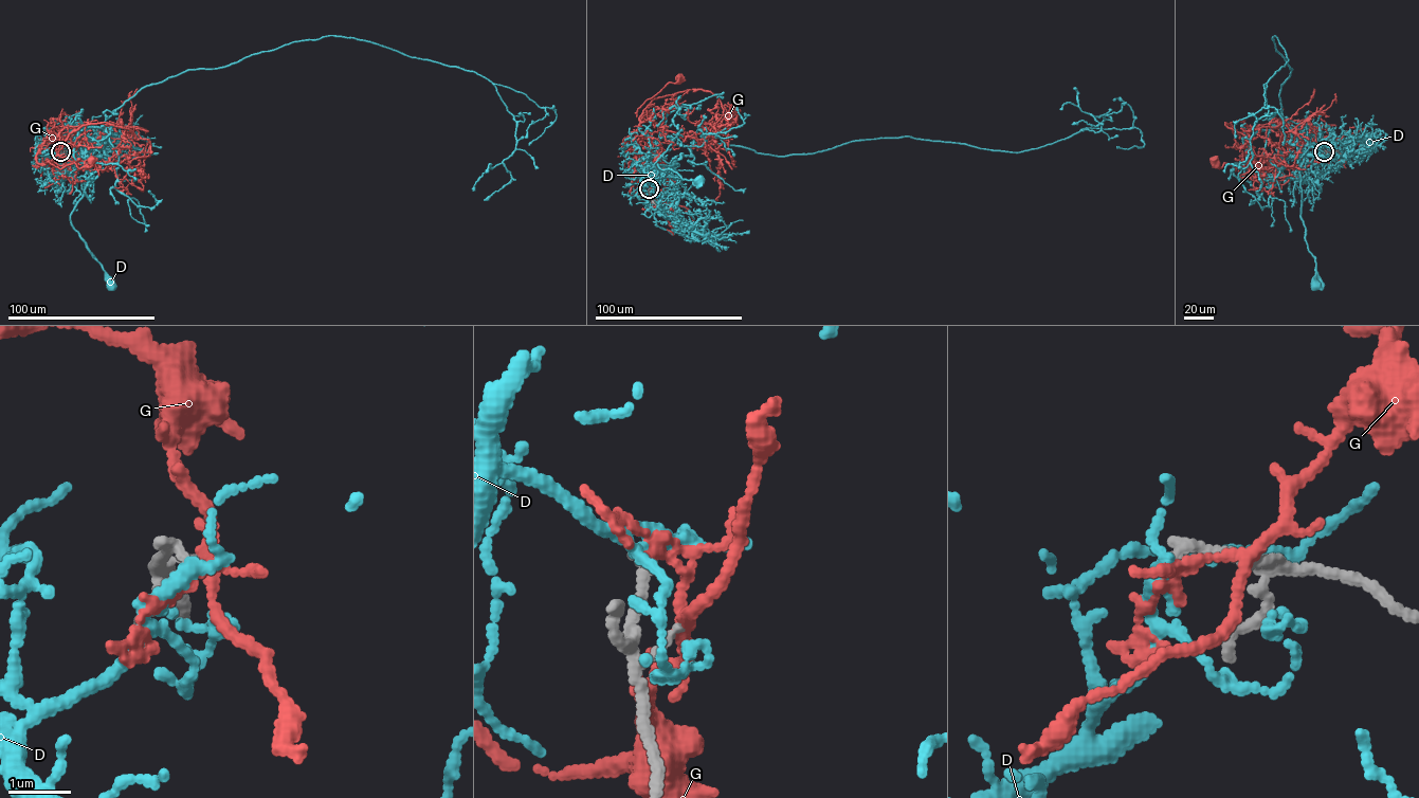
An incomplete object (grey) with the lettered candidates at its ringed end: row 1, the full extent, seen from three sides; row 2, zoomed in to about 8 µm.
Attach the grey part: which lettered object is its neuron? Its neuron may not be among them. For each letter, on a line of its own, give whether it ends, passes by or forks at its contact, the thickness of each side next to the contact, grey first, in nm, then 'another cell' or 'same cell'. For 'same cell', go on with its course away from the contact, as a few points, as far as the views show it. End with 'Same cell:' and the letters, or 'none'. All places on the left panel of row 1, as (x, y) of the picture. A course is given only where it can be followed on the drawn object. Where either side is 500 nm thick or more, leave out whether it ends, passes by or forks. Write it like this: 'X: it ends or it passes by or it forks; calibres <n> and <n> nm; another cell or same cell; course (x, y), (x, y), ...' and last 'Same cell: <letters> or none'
D: it passes by; calibres 180 and 200 nm; another cell
G: it forks; calibres 160 and 140 nm; another cell
Same cell: none

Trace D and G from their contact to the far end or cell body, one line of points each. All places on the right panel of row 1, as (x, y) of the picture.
D: (1324, 151), (1319, 163), (1304, 153), (1299, 174), (1301, 219), (1308, 251), (1314, 257), (1317, 286)
G: (1325, 151), (1329, 126), (1317, 124), (1288, 140), (1273, 163), (1219, 168), (1214, 159)

